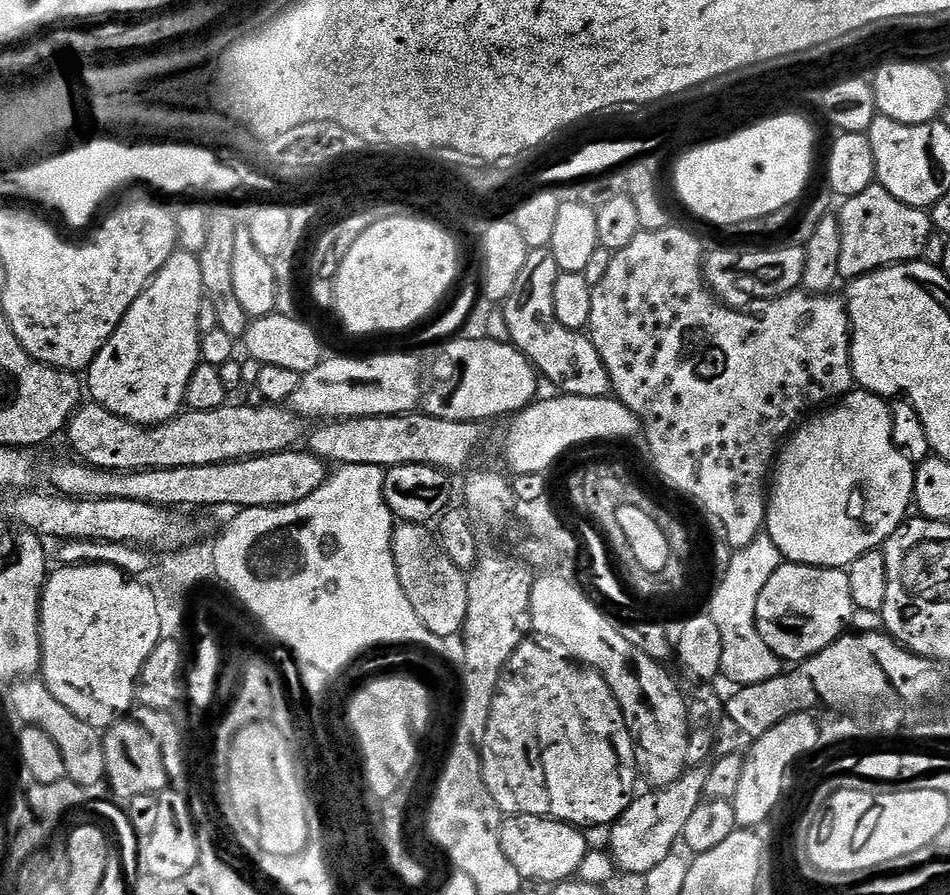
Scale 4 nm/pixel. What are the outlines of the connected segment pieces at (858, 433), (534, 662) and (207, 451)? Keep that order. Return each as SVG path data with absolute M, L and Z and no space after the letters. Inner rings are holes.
M853 390L835 406L813 415L807 423L797 427L783 445L770 484L767 539L770 544L772 539L773 546L784 555L787 563L847 569L849 564L862 558L862 554L877 551L890 534L894 534L894 530L909 519L914 504L912 491L915 477L914 465L902 458L898 446L894 446L892 441L889 401L872 392Z
M547 638L526 639L514 650L498 682L486 738L479 749L486 790L505 817L545 816L585 829L595 824L611 826L638 792L636 742L610 686L595 669L585 668L566 649Z
M88 402L77 408L76 415L69 420L66 437L83 463L123 473L227 464L230 460L249 460L252 456L295 449L300 440L301 417L287 406L267 402L259 406L261 408L225 406L201 412L184 410L165 424L145 426L118 418L118 414L110 414L102 405Z

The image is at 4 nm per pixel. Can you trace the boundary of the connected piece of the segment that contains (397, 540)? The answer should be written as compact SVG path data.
M401 523L392 534L392 553L396 559L398 582L402 582L402 590L406 590L406 598L410 598L410 606L414 606L426 630L430 630L430 634L438 634L445 638L459 637L464 631L466 622L470 580L466 572L456 566L447 556L437 533L431 527L422 524Z

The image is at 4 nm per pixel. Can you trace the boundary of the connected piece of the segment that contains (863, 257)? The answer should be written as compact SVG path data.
M873 182L862 194L854 194L843 201L838 211L840 229L842 230L842 254L838 254L838 270L845 281L857 280L879 268L888 268L892 264L916 262L928 248L928 239L934 236L932 217L925 209L906 206L906 202L898 202L894 194L890 194L880 183Z

